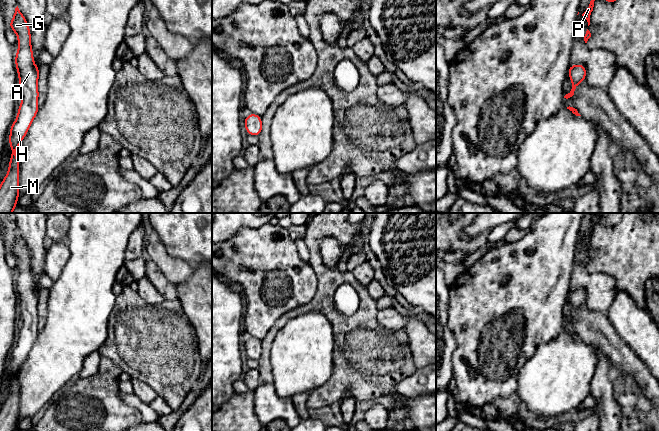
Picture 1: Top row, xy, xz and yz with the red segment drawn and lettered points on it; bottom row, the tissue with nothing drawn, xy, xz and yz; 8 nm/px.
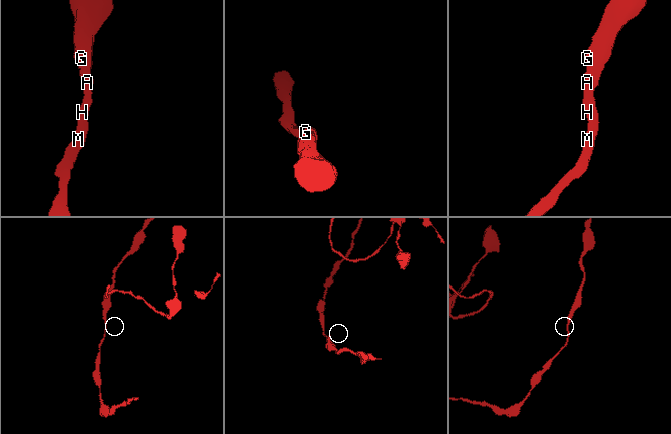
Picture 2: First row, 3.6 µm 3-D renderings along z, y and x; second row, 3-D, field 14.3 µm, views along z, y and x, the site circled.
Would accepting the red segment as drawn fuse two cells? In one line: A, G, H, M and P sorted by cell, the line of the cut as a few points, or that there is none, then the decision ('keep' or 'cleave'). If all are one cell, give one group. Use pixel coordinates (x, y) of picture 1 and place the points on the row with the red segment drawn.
A G H M P; no cut; keep

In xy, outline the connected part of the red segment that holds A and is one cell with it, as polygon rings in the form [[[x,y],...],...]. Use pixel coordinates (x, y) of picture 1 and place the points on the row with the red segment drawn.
[[[18,6],[15,8],[13,19],[8,27],[14,30],[16,36],[19,36],[17,41],[19,48],[15,55],[15,64],[20,83],[20,95],[23,100],[19,105],[17,118],[10,129],[11,157],[8,173],[0,184],[0,213],[12,213],[17,206],[19,198],[19,159],[16,155],[16,149],[26,136],[39,110],[37,105],[39,98],[39,67],[34,64],[30,28]]]

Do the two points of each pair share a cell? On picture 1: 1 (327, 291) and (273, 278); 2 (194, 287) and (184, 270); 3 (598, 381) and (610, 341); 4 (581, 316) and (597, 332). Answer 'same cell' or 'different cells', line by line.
1: different cells
2: different cells
3: different cells
4: same cell

